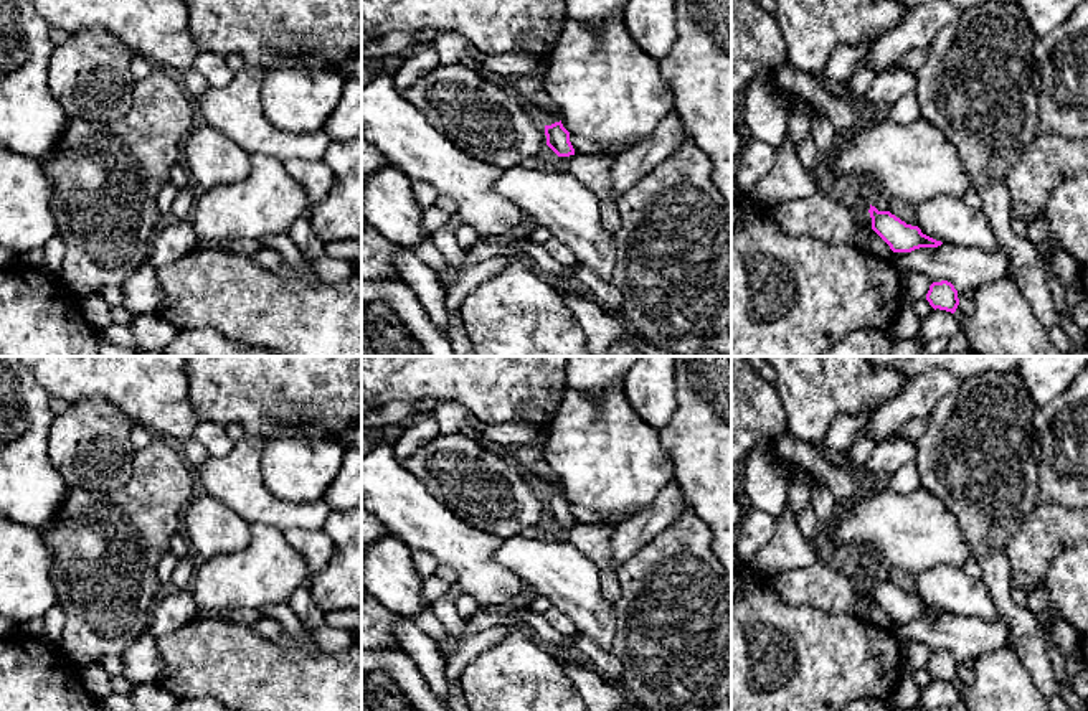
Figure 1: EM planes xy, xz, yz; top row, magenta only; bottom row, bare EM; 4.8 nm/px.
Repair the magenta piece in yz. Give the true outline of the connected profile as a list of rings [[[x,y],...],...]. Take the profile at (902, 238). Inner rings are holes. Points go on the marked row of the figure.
[[[870,205],[872,229],[893,252],[911,252],[920,247],[938,247],[943,242],[921,233],[918,226],[906,224],[890,211],[878,211]]]

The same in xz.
[[[546,115],[542,124],[545,125],[546,145],[558,157],[575,155],[575,148],[570,142],[570,132],[563,127],[558,115]]]

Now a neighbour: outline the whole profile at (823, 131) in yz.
[[[816,112],[811,114],[811,137],[822,158],[829,158],[839,145],[832,122],[825,115]]]

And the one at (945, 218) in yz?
[[[934,196],[916,205],[916,226],[948,246],[996,252],[997,241],[982,210],[972,210],[958,196]]]

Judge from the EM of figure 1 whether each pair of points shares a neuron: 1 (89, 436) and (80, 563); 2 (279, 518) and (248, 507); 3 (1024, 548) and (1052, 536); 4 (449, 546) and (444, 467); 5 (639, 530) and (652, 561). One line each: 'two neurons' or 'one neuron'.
1: two neurons
2: one neuron
3: one neuron
4: two neurons
5: two neurons

